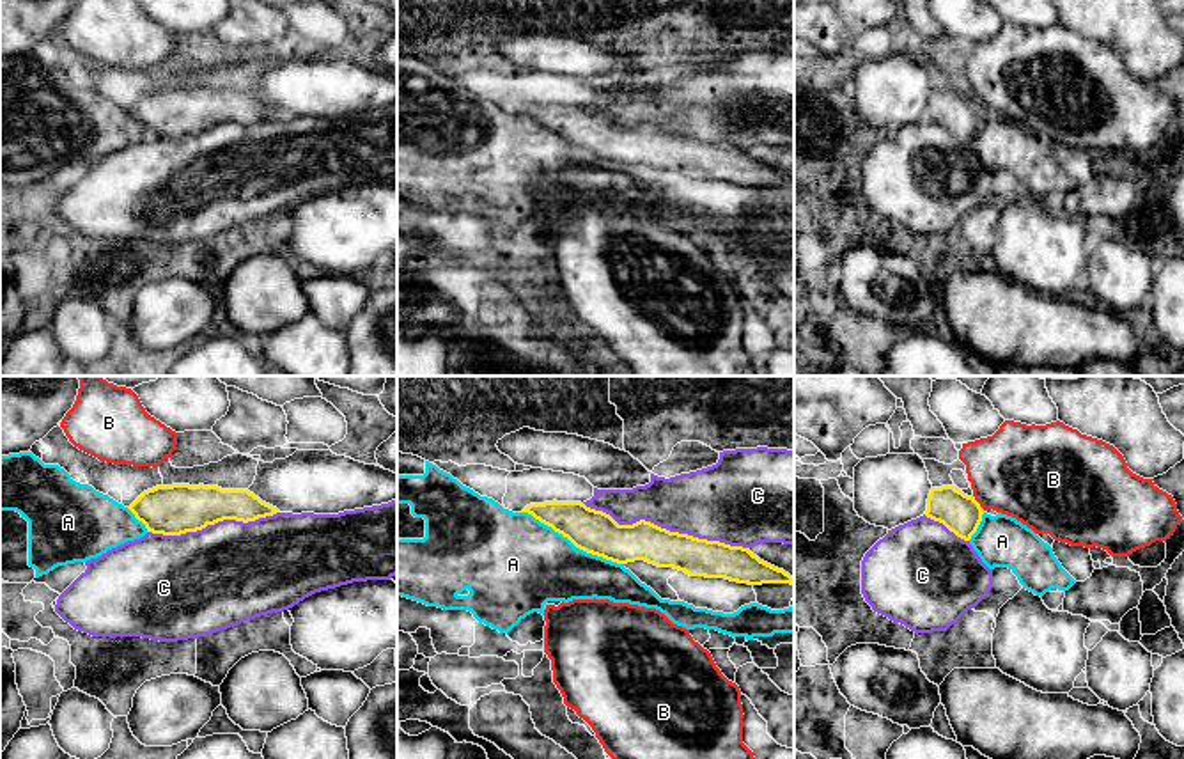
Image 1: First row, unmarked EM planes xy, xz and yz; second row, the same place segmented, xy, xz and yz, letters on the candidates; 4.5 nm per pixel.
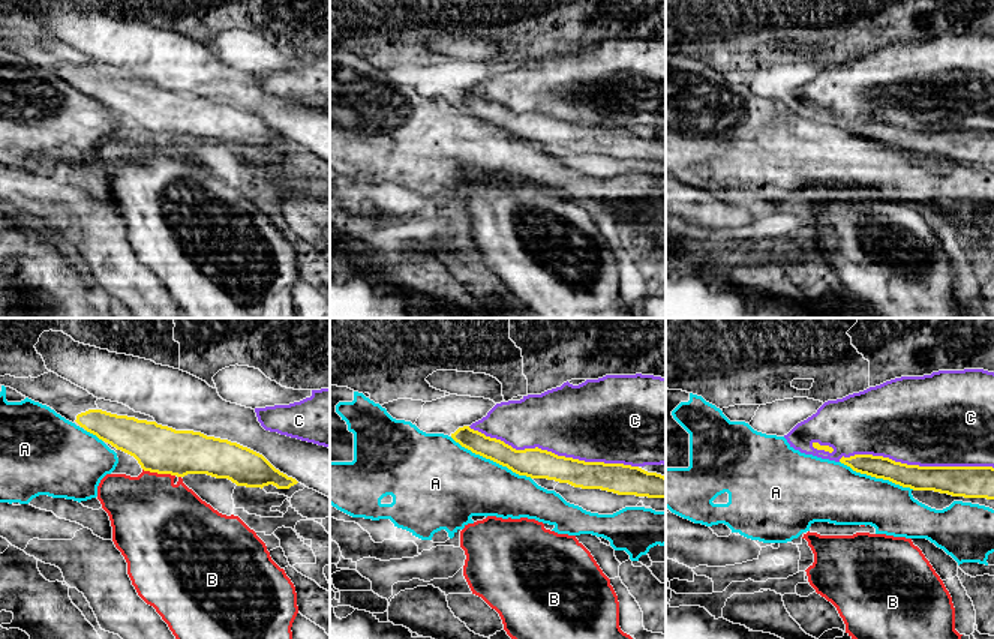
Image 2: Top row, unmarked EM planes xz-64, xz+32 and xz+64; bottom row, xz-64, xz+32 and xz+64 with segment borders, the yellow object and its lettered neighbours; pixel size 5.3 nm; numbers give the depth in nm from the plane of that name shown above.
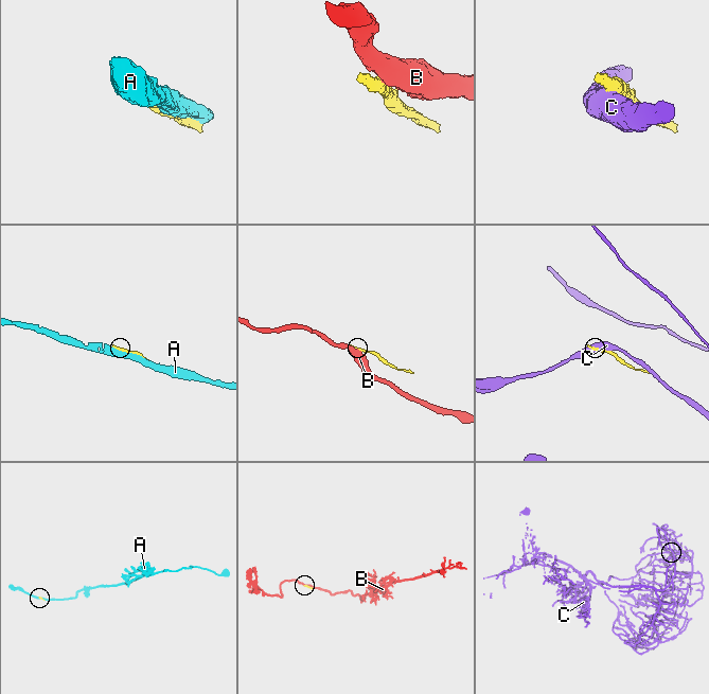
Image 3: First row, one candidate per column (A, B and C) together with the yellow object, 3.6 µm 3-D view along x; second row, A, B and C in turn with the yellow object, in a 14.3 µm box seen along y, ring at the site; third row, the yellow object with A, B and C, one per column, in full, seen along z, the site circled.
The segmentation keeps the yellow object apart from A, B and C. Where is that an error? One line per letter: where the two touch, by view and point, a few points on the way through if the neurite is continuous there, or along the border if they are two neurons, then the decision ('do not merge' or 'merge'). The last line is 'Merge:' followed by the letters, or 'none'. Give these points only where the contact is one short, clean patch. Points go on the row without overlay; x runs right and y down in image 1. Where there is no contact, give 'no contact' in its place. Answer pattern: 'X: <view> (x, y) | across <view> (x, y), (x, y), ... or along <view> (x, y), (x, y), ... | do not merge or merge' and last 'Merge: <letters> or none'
A: xz (573, 146) | do not merge
B: yz (977, 105) | along yz (973, 98), (982, 110) | do not merge
C: xz (665, 132) | do not merge
Merge: none

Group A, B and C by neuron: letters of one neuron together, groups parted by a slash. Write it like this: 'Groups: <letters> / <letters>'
Groups: A / B / C

